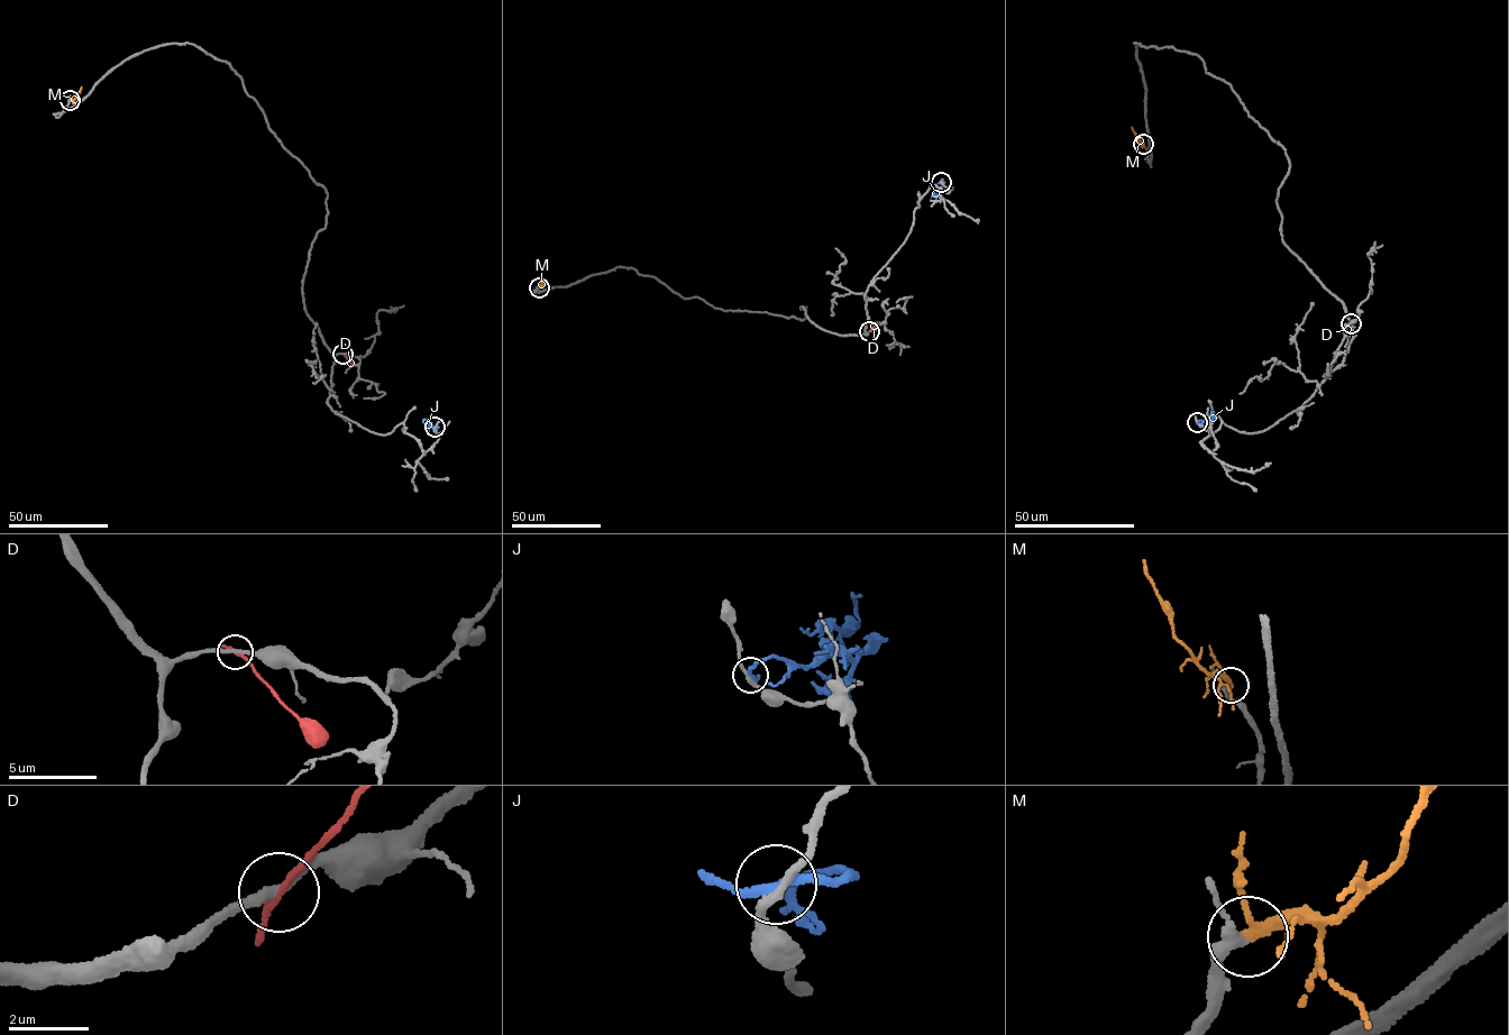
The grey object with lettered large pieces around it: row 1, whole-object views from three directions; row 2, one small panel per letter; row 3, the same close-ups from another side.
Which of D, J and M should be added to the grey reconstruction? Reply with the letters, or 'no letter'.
M

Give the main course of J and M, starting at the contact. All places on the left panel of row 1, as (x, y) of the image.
J: (435, 428), (438, 427), (423, 421), (426, 419)
M: (70, 100), (76, 97), (81, 86)

